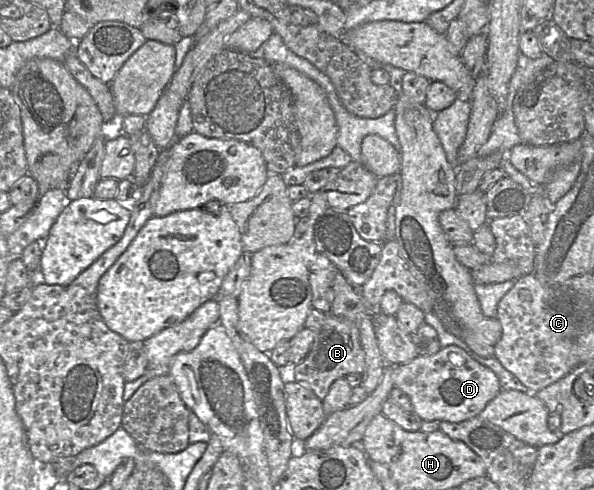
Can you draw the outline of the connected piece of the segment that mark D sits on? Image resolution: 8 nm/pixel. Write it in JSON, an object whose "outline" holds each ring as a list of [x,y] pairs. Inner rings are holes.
{"outline":[[[454,345],[393,367],[393,383],[409,396],[413,412],[422,421],[461,422],[476,417],[502,390],[498,377],[491,369]]]}

